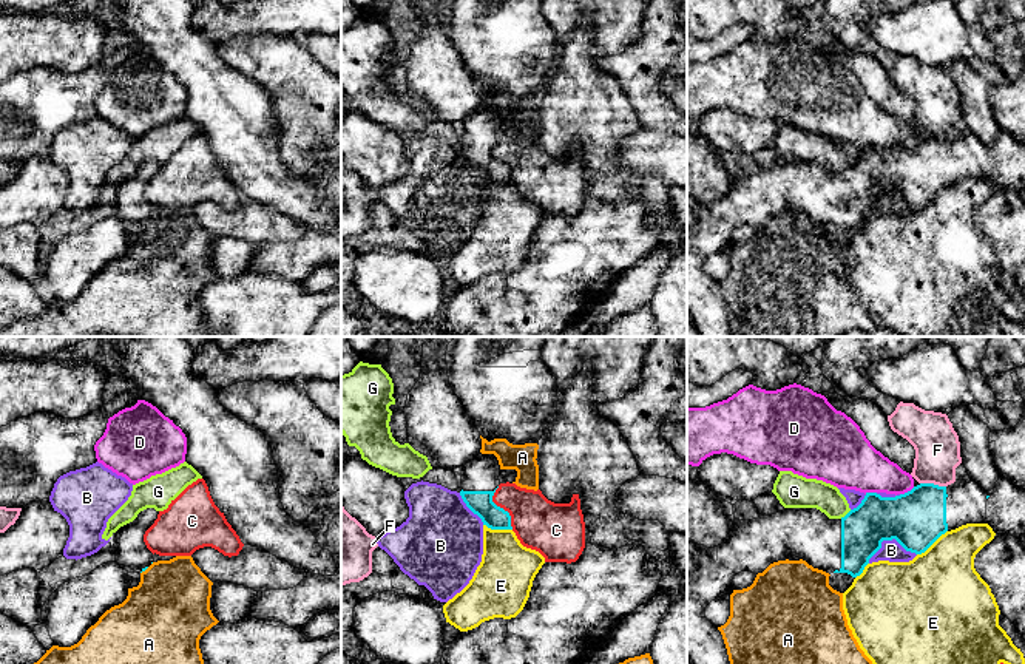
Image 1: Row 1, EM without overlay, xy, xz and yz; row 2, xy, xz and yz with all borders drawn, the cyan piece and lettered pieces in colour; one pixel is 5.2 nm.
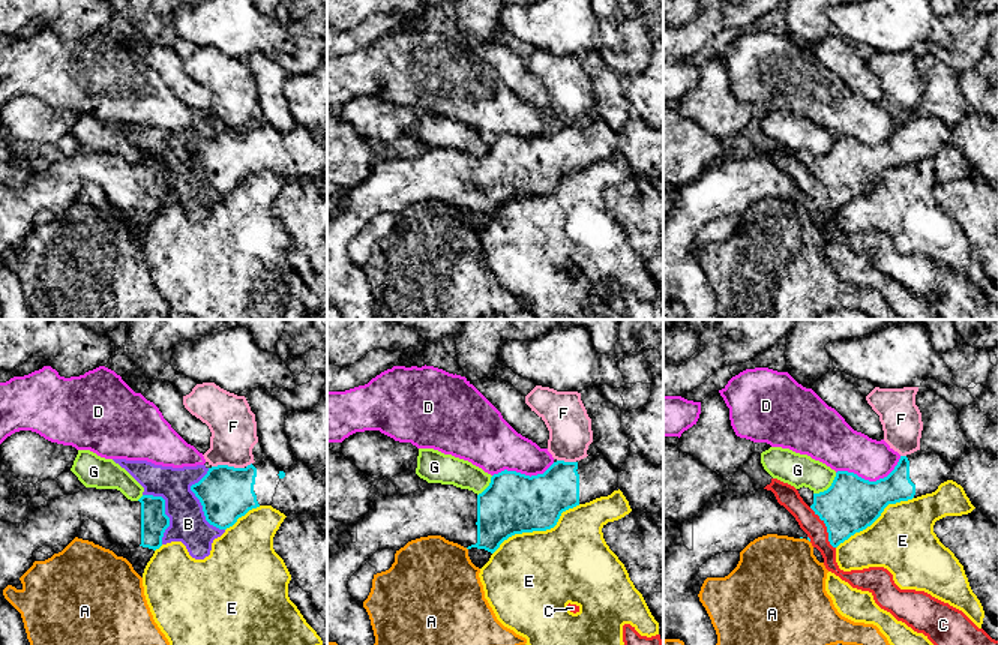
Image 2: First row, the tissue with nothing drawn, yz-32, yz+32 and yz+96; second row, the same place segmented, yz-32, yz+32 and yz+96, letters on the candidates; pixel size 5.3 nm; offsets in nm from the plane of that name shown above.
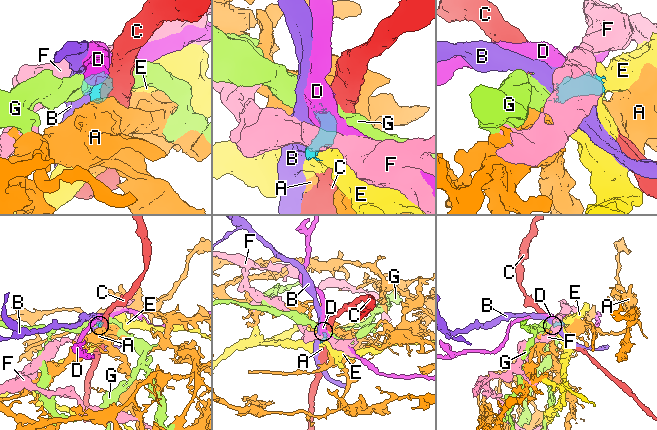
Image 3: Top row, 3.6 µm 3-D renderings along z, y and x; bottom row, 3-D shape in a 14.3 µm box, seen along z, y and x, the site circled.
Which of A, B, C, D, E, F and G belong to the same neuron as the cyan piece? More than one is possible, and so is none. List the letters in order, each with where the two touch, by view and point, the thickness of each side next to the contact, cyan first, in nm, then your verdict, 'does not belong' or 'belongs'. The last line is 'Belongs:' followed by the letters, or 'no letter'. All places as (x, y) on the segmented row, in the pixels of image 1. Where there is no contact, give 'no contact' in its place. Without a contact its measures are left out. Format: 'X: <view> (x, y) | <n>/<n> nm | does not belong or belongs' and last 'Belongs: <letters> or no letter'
A: xy (144, 570) | 20/420 nm | does not belong
B: yz (888, 539) | 300/110 nm | does not belong
C: xz (502, 508) | 130/280 nm | does not belong
D: yz (908, 491) | 300/240 nm | does not belong
E: yz (931, 544) | 300/420 nm | does not belong
F: yz (933, 484) | 300/240 nm | does not belong
G: yz (846, 514) | 240/160 nm | does not belong
Belongs: no letter

